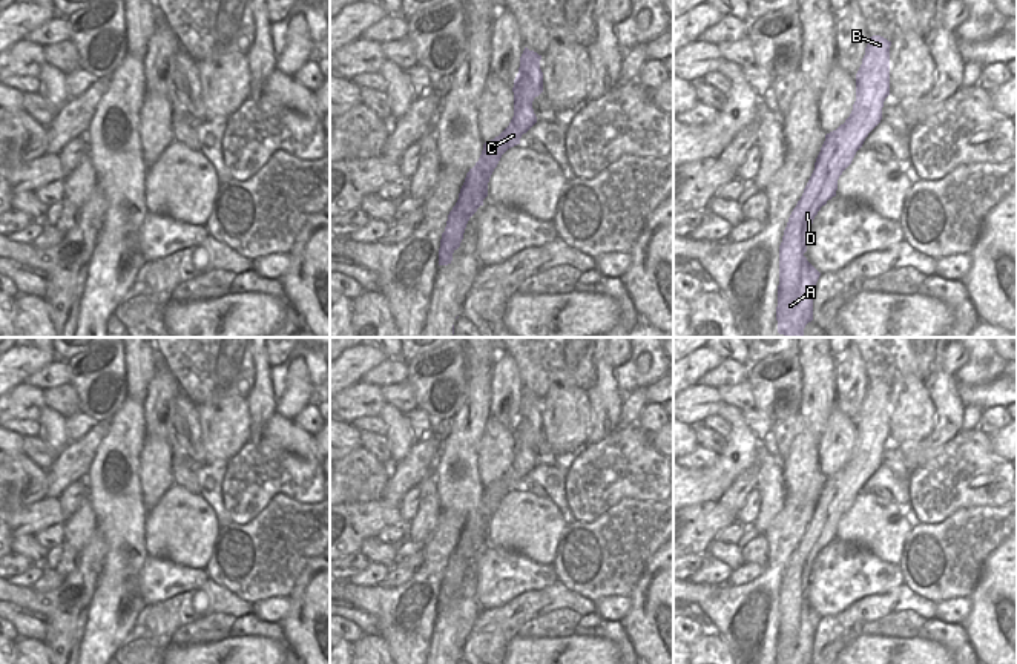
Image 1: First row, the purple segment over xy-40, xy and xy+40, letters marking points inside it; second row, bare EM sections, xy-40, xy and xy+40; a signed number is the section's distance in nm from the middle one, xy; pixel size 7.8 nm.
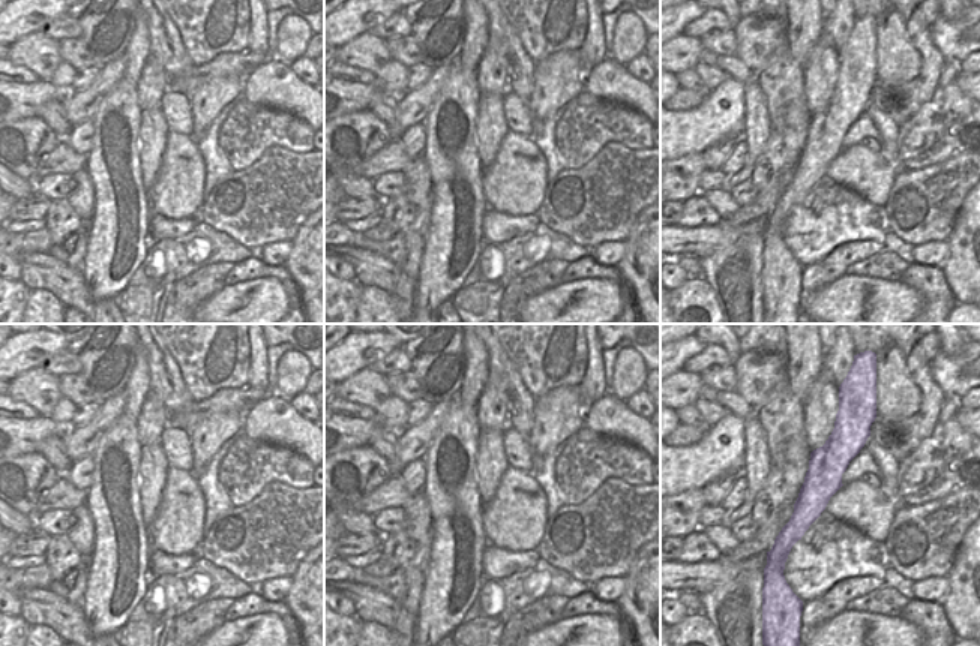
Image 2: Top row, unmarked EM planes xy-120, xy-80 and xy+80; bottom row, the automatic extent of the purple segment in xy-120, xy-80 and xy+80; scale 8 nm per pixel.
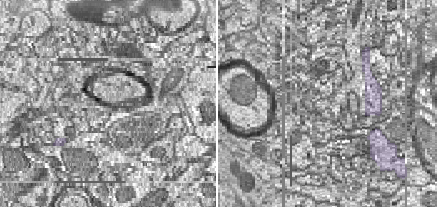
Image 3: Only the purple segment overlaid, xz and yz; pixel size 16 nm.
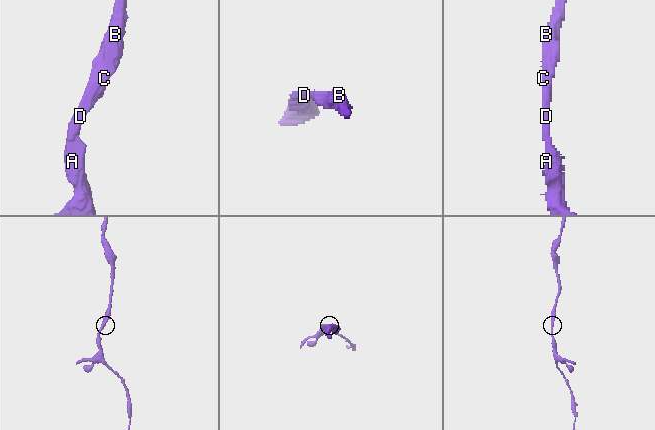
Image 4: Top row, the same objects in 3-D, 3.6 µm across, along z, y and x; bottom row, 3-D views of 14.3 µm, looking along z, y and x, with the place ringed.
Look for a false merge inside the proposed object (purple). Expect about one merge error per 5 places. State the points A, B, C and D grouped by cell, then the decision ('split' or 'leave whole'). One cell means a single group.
A B C D; leave whole

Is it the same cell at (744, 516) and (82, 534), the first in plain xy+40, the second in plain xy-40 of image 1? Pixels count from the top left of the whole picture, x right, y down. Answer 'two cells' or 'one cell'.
two cells

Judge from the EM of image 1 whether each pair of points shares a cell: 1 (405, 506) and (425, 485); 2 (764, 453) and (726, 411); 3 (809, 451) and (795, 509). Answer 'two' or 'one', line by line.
1: two
2: two
3: two

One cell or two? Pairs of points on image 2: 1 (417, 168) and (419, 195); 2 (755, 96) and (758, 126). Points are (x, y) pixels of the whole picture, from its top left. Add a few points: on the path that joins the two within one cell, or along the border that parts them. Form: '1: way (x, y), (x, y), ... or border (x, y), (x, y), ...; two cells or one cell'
1: way (417, 174), (419, 189); one cell
2: way (755, 104), (757, 119); one cell

